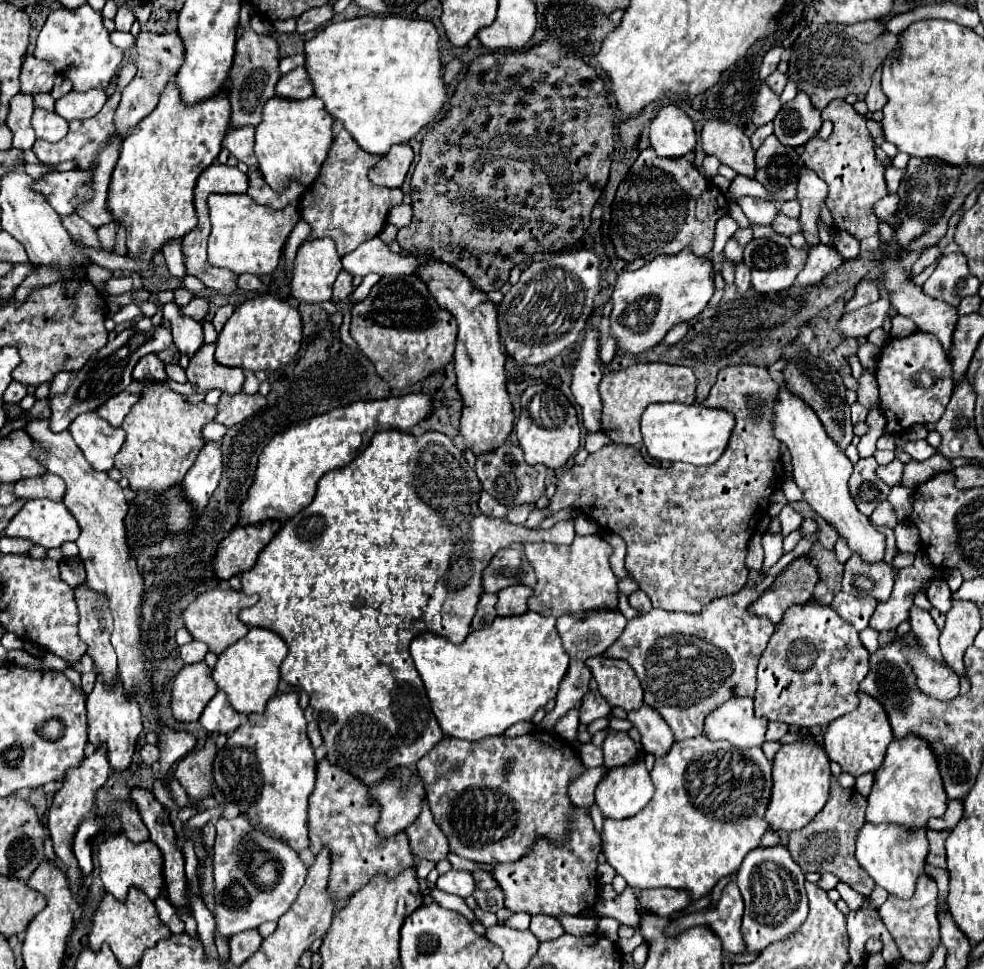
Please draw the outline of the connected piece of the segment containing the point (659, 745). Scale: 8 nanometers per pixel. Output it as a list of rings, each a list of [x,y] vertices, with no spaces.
[[[637,708],[635,712],[629,712],[627,720],[641,732],[641,746],[645,752],[651,752],[655,756],[663,756],[669,752],[673,744],[673,732],[667,728],[667,722],[655,712],[653,708]]]

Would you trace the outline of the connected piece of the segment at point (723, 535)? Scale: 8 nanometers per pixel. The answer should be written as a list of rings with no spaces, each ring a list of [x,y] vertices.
[[[749,364],[727,366],[719,370],[717,382],[711,388],[707,400],[697,402],[703,408],[723,408],[735,416],[735,428],[731,432],[729,446],[715,464],[693,466],[675,462],[669,468],[651,466],[645,462],[637,446],[611,442],[599,452],[589,454],[583,466],[573,466],[559,478],[557,492],[549,500],[547,508],[537,508],[535,504],[513,506],[507,512],[507,520],[537,530],[547,516],[573,506],[593,518],[601,528],[619,534],[627,542],[625,568],[629,576],[639,584],[639,588],[651,598],[653,608],[697,614],[701,608],[705,608],[705,604],[721,596],[735,594],[745,586],[747,540],[755,534],[759,520],[767,514],[769,496],[779,490],[785,480],[779,456],[781,442],[773,436],[773,408],[777,404],[777,394],[779,384],[769,376],[765,368]]]

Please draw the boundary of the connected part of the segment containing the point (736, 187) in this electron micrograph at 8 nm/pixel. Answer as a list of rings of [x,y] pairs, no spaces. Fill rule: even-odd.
[[[737,176],[737,178],[731,182],[731,186],[729,186],[729,190],[727,190],[725,194],[727,194],[727,202],[729,202],[729,204],[737,204],[739,198],[743,198],[743,196],[773,200],[757,180],[745,178],[745,176]]]

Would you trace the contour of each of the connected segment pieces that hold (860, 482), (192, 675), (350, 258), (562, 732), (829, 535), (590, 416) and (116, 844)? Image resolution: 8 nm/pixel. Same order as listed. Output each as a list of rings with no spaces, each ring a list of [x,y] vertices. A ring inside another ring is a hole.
[[[873,456],[859,458],[859,462],[855,464],[855,470],[851,474],[851,480],[849,480],[851,496],[857,504],[861,504],[861,512],[865,516],[871,516],[875,506],[881,504],[891,492],[891,488],[887,484],[883,484],[883,480],[879,480],[879,476],[875,476],[877,466],[879,464]]]
[[[205,662],[183,666],[171,690],[171,712],[179,722],[199,720],[207,702],[217,694],[217,684]]]
[[[379,238],[363,242],[357,250],[343,256],[343,268],[351,276],[375,272],[379,276],[407,276],[419,270],[419,260],[413,254],[395,254]]]
[[[573,708],[571,712],[567,712],[557,724],[555,724],[555,734],[561,736],[567,742],[575,742],[577,740],[577,726],[579,726],[579,708]]]
[[[819,522],[819,542],[821,542],[823,548],[833,550],[833,546],[835,546],[838,537],[838,533],[835,529],[827,526],[827,522]]]
[[[591,328],[581,346],[581,354],[573,370],[573,382],[571,382],[571,392],[577,404],[581,406],[583,426],[587,428],[587,432],[601,430],[601,398],[597,392],[601,376],[603,370],[599,364],[599,336],[597,330]]]
[[[123,832],[109,836],[99,844],[99,866],[101,866],[101,880],[107,892],[111,892],[115,898],[125,900],[129,886],[137,886],[141,892],[145,892],[151,900],[159,896],[159,890],[163,886],[163,856],[159,848],[151,842],[145,840],[143,844],[131,842]]]

